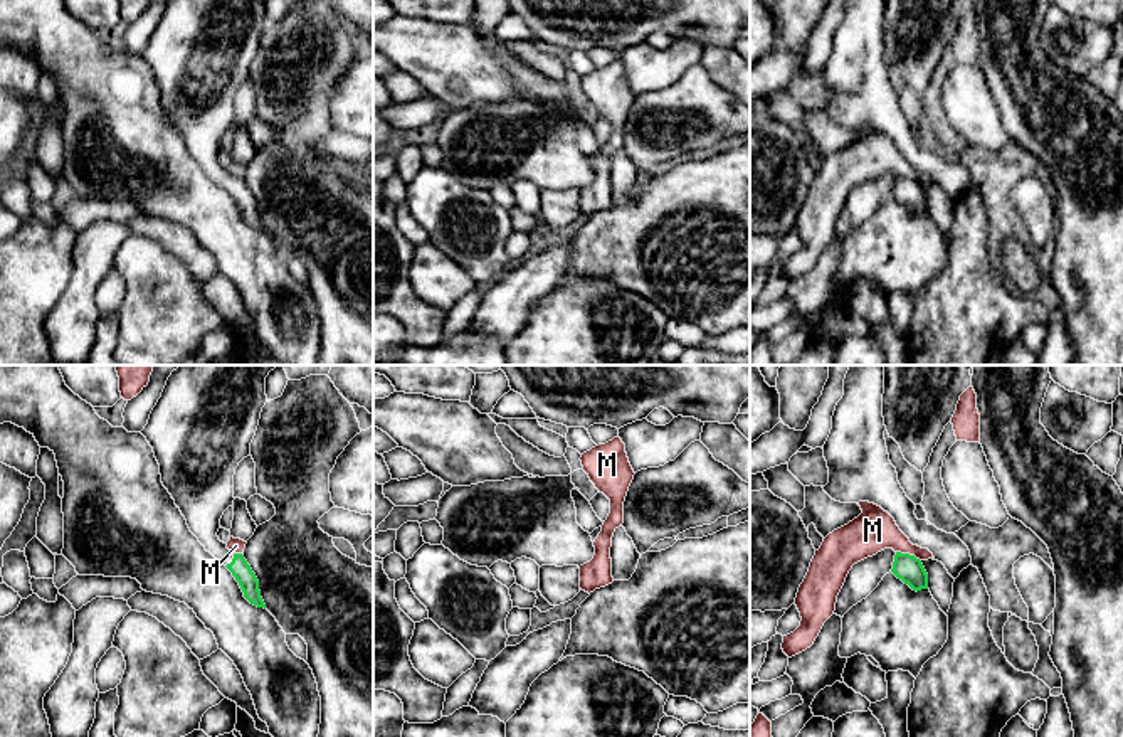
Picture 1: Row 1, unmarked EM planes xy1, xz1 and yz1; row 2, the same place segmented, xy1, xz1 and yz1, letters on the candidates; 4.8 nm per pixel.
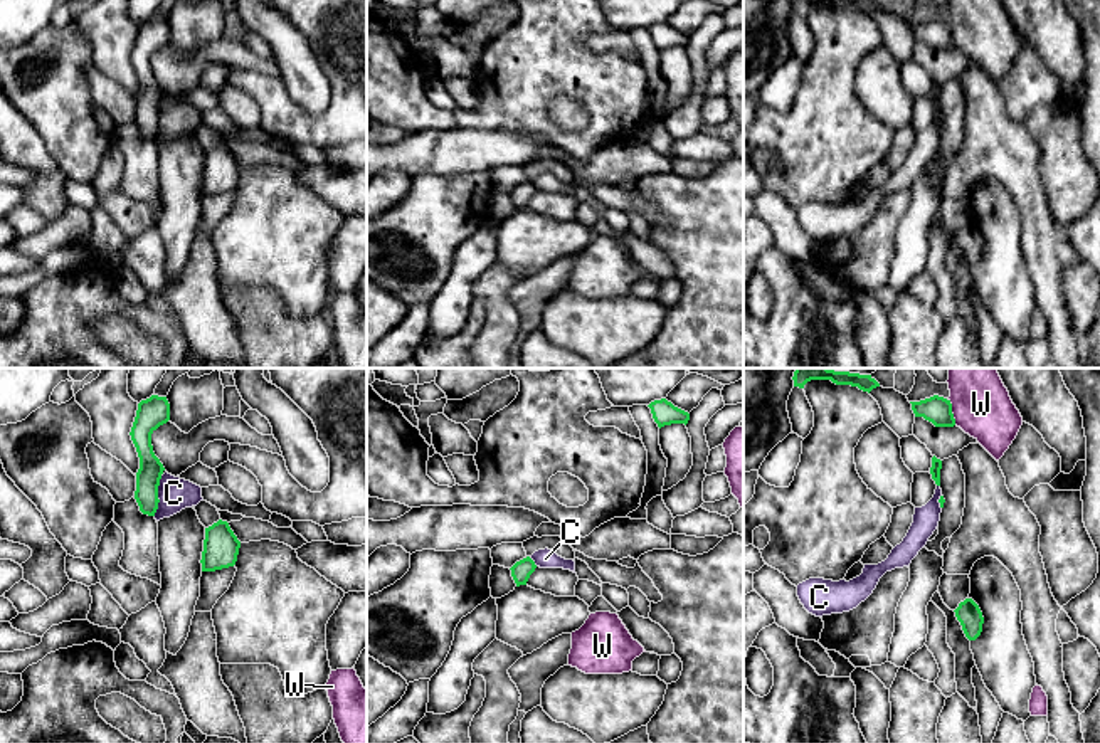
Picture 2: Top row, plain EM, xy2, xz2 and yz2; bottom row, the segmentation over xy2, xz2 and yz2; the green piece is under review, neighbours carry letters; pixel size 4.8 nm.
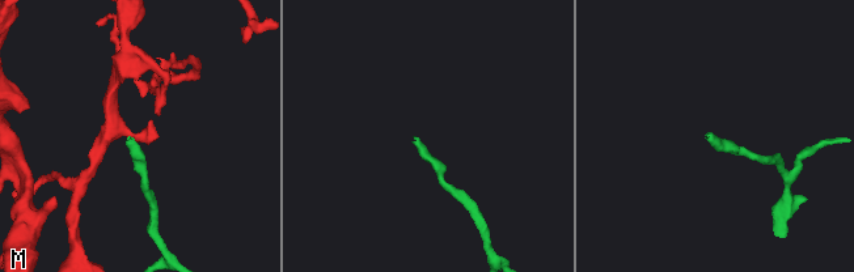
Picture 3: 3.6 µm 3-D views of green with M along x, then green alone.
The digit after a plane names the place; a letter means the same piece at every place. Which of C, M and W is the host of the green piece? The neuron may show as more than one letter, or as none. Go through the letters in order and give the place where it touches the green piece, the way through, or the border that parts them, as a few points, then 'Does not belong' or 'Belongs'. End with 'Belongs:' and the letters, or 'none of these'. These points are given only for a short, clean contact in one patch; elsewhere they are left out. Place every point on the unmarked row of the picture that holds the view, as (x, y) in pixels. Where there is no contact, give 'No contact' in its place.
C: Touches green at xy2 (157, 120). Boundary: xy2 (162, 100), (157, 135), (153, 138). Does not belong
M: Touches green at yz1 (908, 177). Boundary: yz1 (896, 174), (913, 177), (920, 184). Does not belong
W: Touches green at yz2 (951, 36). Does not belong
Belongs: none of these

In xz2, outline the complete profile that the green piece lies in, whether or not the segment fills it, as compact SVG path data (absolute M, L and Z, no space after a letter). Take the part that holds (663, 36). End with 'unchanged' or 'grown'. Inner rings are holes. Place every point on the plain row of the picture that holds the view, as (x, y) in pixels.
M666 22L654 24L648 29L651 32L653 42L658 50L671 49L671 47L688 47L690 37L674 30Z; unchanged

